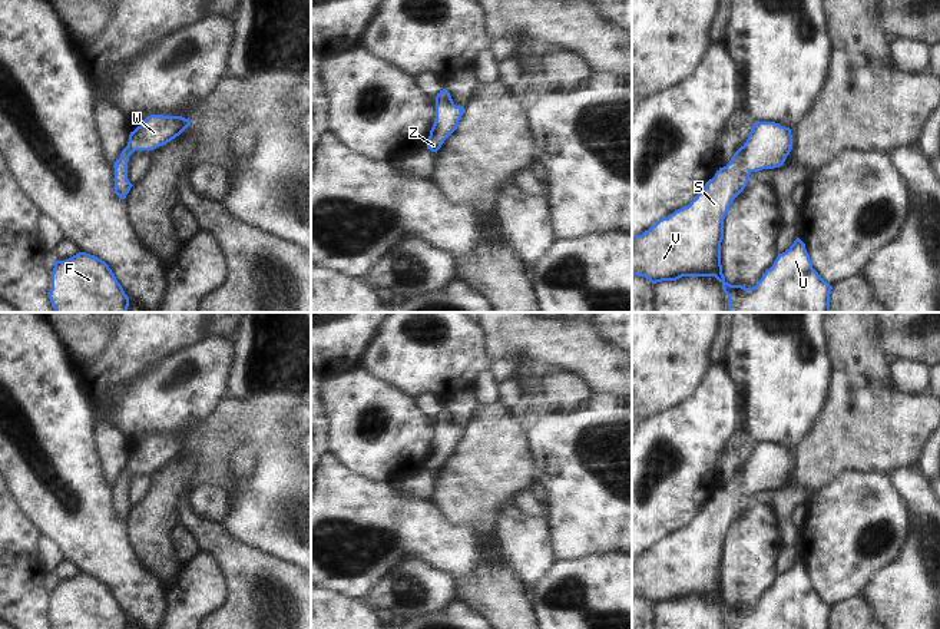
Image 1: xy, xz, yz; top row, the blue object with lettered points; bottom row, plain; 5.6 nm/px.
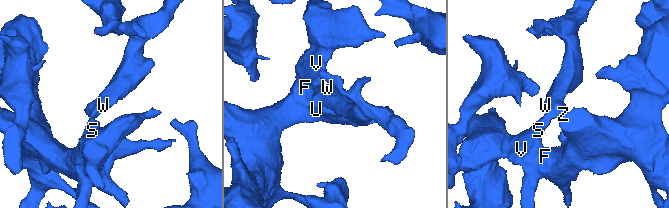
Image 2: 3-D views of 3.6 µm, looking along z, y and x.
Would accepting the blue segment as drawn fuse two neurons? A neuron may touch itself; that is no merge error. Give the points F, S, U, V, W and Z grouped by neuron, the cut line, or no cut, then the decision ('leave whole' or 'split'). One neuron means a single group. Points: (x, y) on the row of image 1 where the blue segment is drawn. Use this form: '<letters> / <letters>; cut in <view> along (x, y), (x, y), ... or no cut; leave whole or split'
F S U V W Z; no cut; leave whole

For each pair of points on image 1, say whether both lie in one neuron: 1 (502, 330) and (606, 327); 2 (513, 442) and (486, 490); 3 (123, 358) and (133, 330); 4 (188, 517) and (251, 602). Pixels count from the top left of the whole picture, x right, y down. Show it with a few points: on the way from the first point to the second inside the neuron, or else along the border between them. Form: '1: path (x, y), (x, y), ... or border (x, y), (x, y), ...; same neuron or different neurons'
1: border (592, 327), (601, 341), (616, 350); different neurons
2: path (502, 453), (486, 470), (486, 479); same neuron
3: path (131, 351), (133, 348), (133, 337); same neuron
4: path (209, 536), (251, 576), (251, 581); same neuron

